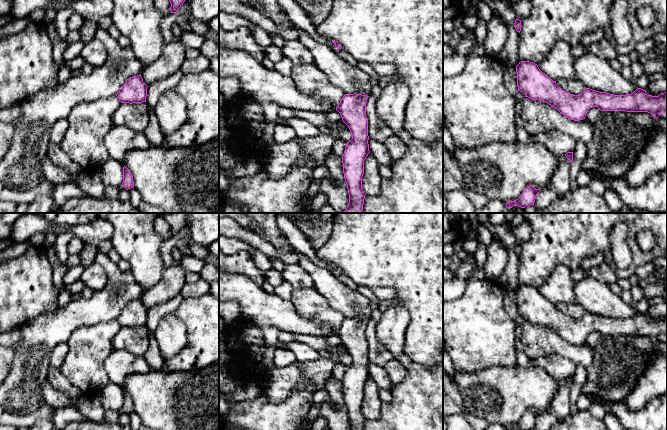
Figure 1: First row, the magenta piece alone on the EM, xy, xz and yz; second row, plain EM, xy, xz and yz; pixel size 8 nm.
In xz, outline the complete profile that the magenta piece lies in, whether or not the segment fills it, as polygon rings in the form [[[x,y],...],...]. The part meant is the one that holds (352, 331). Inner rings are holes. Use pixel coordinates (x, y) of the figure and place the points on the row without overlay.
[[[345,318],[336,334],[348,350],[352,363],[346,367],[342,380],[344,403],[349,418],[348,430],[363,430],[365,417],[362,413],[364,385],[369,375],[368,342],[366,327],[369,320]]]

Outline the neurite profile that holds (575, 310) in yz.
[[[577,302],[572,304],[560,303],[556,305],[556,308],[562,314],[573,319],[580,319],[586,313],[586,310]]]

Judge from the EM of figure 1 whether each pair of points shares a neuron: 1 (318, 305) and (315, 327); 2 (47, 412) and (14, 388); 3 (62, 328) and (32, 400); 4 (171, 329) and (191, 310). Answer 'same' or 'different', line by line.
1: different
2: different
3: same
4: different

